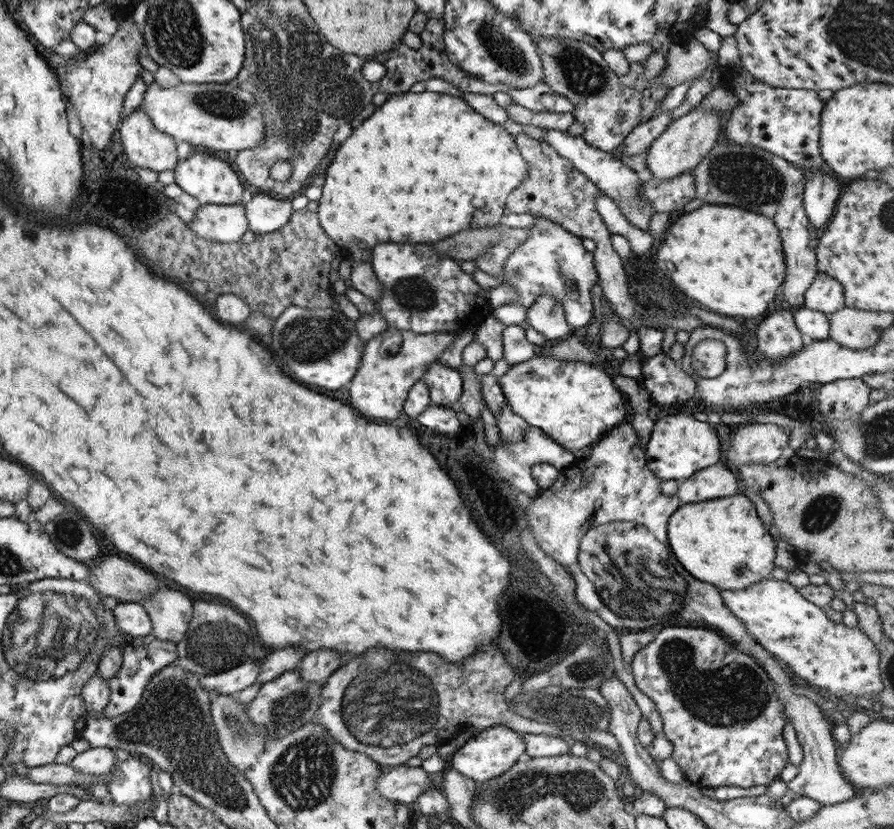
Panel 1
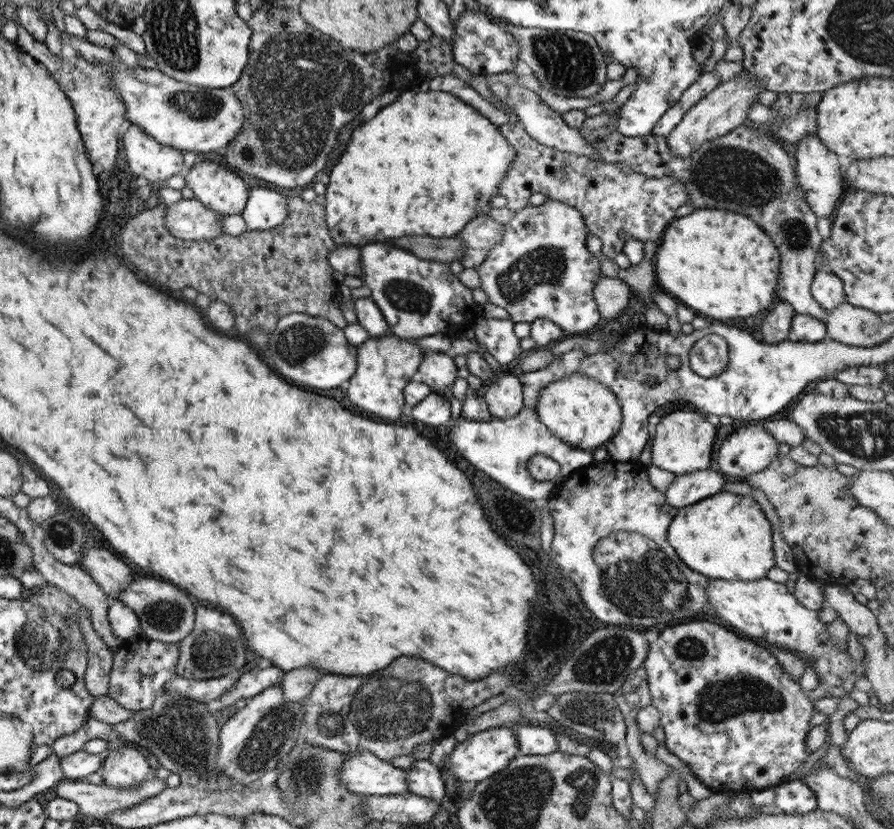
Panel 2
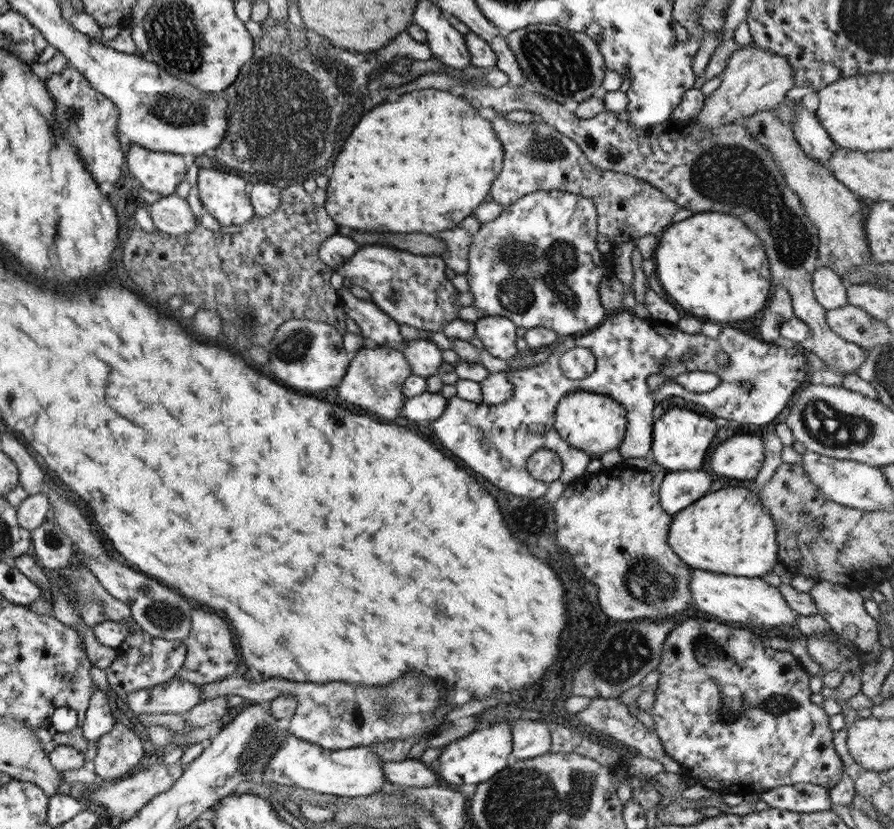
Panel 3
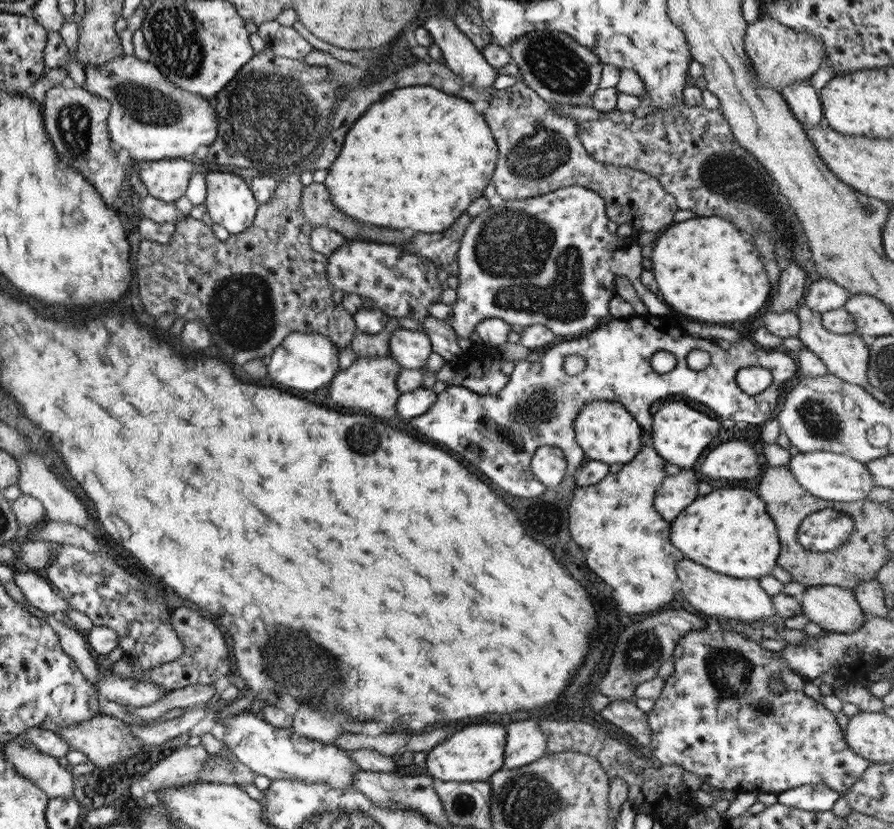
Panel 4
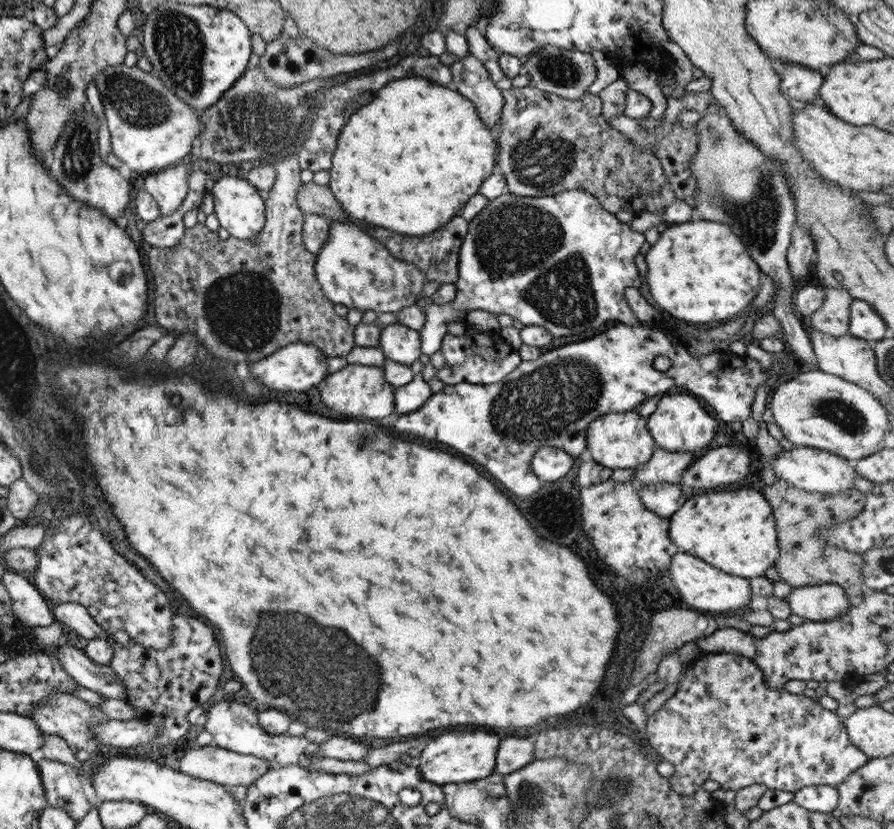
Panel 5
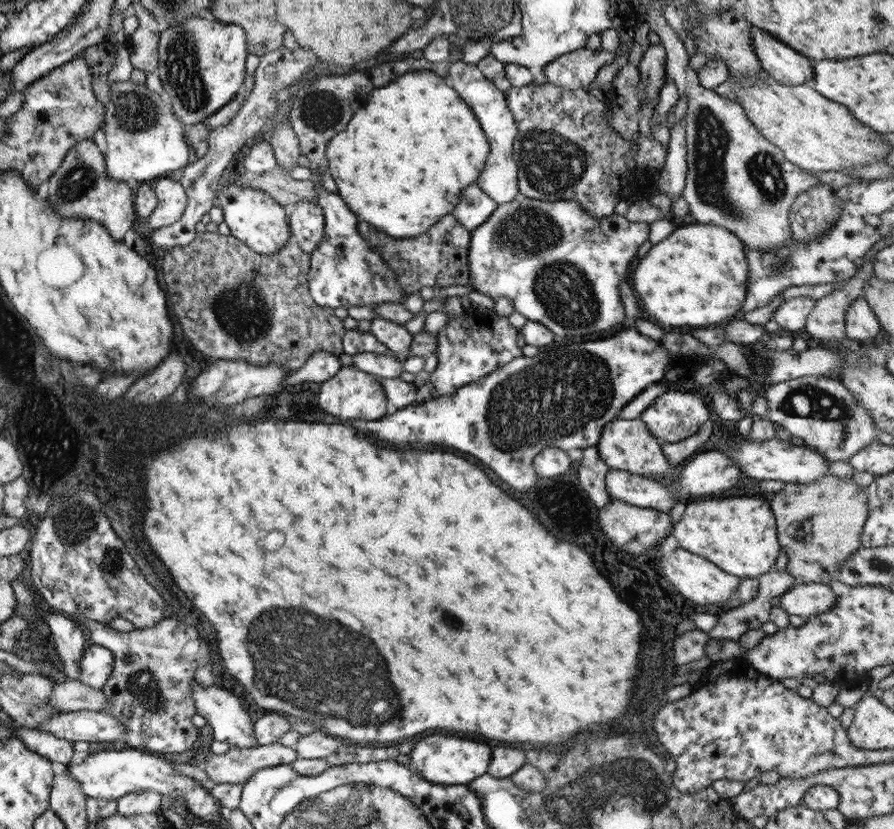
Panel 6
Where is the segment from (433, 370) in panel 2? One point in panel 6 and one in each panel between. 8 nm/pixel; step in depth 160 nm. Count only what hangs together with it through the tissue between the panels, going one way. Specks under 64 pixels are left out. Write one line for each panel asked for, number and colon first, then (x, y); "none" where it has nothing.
3: (424, 358)
4: (409, 348)
5: (400, 344)
6: (393, 336)

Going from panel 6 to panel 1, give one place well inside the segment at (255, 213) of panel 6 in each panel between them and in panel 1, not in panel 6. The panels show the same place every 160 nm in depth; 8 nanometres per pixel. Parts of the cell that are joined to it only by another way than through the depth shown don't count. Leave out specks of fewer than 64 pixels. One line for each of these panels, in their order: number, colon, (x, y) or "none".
1: (210, 180)
2: (218, 189)
3: (224, 196)
4: (229, 202)
5: (239, 207)

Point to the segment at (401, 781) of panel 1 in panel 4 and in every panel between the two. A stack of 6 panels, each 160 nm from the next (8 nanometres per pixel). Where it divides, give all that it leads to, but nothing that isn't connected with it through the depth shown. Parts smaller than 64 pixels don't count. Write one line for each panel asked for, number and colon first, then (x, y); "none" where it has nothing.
2: (363, 773)
3: (354, 772)
4: (277, 753)

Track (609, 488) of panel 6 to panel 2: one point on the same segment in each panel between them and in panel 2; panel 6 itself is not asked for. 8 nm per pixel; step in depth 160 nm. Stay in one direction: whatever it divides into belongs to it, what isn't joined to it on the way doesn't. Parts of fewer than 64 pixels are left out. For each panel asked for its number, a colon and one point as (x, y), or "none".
2: (685, 489)
3: (677, 489)
4: (676, 491)
5: (663, 499)

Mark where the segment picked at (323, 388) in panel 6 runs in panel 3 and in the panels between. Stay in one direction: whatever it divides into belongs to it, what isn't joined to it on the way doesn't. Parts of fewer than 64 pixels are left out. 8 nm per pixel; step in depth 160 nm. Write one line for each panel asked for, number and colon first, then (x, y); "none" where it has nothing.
3: (373, 380)
4: (368, 384)
5: (357, 391)

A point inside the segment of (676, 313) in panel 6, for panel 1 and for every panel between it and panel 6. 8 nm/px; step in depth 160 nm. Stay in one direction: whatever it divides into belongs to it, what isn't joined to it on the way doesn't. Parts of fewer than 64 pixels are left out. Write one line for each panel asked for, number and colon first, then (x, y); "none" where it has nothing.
1: (705, 252)
2: (720, 264)
3: (712, 266)
4: (703, 268)
5: (699, 272)

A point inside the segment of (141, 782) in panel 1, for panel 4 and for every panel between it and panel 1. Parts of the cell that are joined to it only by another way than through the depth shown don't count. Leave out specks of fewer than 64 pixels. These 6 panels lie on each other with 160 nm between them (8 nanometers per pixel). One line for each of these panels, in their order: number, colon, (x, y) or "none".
2: (125, 767)
3: (119, 750)
4: (104, 740)

